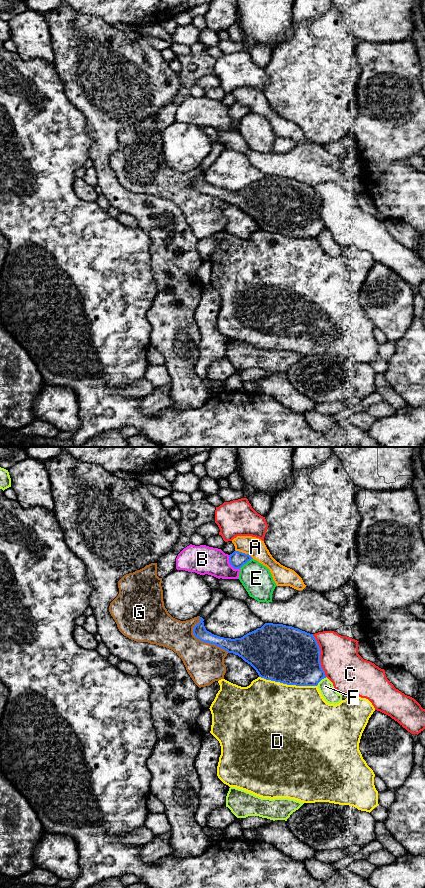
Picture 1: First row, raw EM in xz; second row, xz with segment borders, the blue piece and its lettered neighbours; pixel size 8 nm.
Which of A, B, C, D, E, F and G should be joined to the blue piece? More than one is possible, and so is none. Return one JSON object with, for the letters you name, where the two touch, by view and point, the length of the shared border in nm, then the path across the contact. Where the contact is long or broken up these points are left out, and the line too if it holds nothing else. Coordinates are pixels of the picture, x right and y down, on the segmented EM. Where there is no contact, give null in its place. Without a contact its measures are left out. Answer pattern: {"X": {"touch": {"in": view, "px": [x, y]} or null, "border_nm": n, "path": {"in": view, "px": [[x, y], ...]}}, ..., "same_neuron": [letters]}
{"same_neuron": []}

